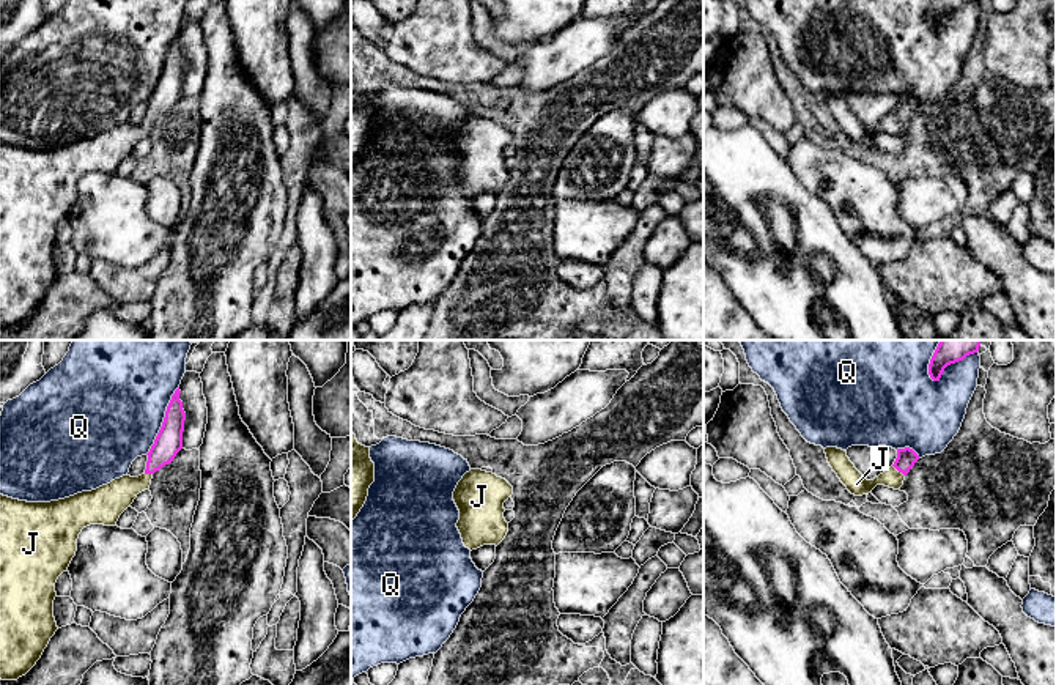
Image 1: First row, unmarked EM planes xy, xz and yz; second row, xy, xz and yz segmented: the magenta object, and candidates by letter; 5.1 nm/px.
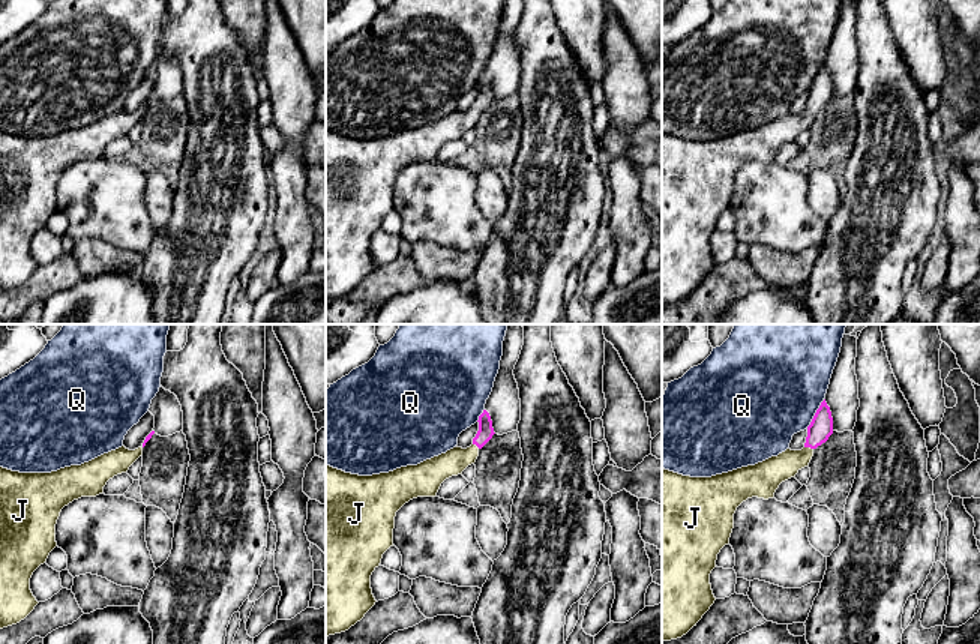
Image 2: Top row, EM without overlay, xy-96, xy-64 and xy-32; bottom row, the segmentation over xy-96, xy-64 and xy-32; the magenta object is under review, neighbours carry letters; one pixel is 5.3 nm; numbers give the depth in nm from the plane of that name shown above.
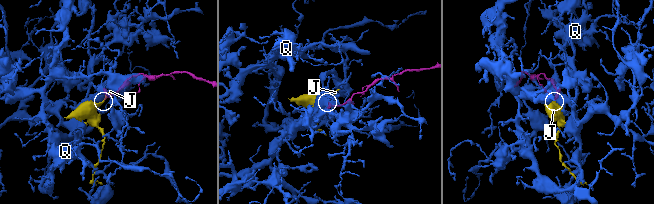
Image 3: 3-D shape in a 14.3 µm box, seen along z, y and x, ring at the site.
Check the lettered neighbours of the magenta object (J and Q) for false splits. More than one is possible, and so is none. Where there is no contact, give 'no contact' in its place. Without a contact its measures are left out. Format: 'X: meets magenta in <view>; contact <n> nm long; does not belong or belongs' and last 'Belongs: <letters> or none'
J: meets magenta in yz; contact 90 nm long; belongs
Q: meets magenta in yz; contact 260 nm long; does not belong
Belongs: J

